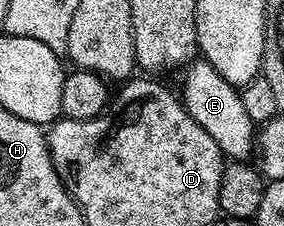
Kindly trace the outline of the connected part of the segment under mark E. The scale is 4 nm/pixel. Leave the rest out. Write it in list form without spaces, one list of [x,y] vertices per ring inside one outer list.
[[[203,59],[195,60],[185,68],[180,98],[186,112],[220,145],[223,156],[230,161],[246,161],[256,151],[256,125],[248,113],[244,113],[241,92],[217,73],[212,65]]]

